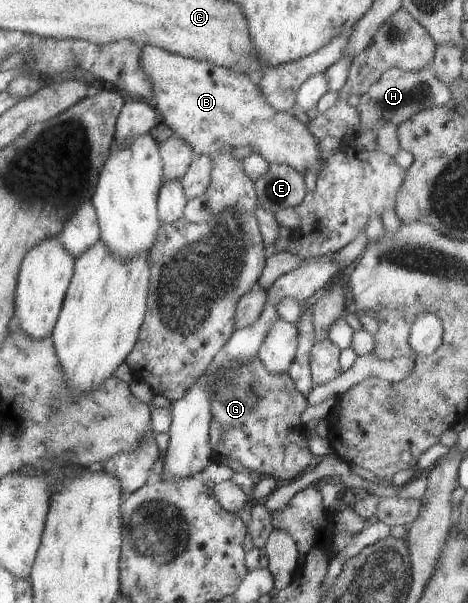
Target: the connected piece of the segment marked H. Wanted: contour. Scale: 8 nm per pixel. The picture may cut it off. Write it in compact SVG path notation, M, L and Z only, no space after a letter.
M426 66L419 71L406 71L404 69L388 69L372 86L360 96L360 102L356 110L363 126L363 133L357 139L357 148L362 151L373 151L377 148L374 129L380 123L392 123L399 126L414 114L432 108L444 106L451 99L451 92L447 84L444 84Z

